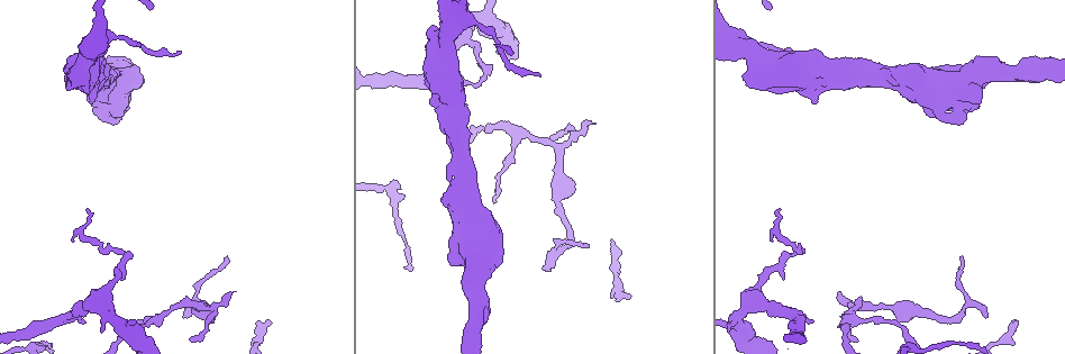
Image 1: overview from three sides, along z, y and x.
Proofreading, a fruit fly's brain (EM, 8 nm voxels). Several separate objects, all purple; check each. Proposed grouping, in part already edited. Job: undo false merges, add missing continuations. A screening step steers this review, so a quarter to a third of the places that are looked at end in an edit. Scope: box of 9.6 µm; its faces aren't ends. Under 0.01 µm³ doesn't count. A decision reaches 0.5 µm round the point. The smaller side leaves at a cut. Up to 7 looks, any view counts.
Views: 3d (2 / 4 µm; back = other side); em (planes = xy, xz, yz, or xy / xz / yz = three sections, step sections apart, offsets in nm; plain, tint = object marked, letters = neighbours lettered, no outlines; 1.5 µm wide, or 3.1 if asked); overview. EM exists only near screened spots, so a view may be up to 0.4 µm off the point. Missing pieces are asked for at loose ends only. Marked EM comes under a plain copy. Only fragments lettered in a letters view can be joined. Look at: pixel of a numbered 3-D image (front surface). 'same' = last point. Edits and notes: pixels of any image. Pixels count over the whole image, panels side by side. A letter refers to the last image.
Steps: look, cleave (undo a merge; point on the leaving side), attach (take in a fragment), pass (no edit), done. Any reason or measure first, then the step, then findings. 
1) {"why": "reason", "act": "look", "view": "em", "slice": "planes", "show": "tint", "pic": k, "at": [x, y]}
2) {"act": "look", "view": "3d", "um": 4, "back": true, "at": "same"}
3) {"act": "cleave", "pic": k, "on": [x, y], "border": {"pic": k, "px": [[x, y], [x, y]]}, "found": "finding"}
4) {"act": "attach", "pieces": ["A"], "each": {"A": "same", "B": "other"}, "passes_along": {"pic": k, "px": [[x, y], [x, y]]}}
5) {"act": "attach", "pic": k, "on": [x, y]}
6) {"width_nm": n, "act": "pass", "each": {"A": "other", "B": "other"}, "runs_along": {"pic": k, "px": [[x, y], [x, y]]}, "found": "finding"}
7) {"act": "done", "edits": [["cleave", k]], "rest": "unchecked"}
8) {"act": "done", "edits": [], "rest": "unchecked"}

{"why": "thin end", "act": "look", "view": "em", "slice": "xy", "step": 4, "show": "tint", "pic": 1, "at": [985, 316]}

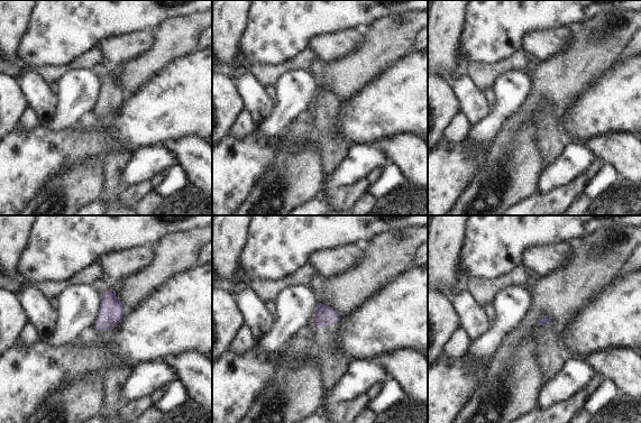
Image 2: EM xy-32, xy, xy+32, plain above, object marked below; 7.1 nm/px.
{"act": "look", "view": "em", "slice": "yz", "step": 4, "show": "letters", "at": "same"}

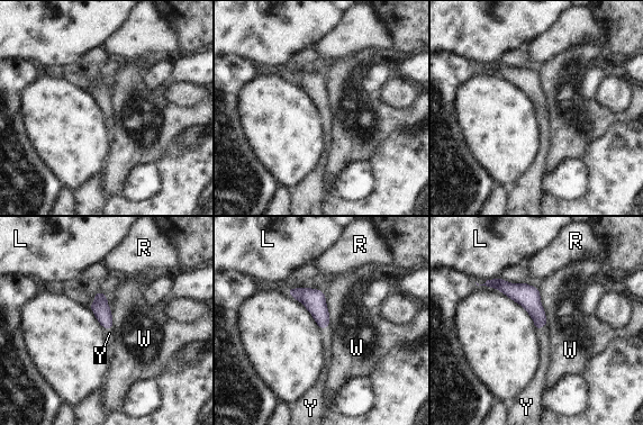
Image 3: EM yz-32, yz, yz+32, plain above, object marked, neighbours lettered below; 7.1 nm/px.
{"longest_contact_nm": ["W", 260], "act": "attach", "pieces": ["Y"], "each": {"L": "other", "R": "other", "W": "other", "Y": "same"}, "passes_along": {"pic": 3, "px": [[528, 297], [542, 326], [543, 333]]}, "found": "the cell continues"}

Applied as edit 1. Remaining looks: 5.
{"why": "a narrow waist", "act": "look", "view": "3d", "um": 4, "pic": 1, "at": [137, 319]}

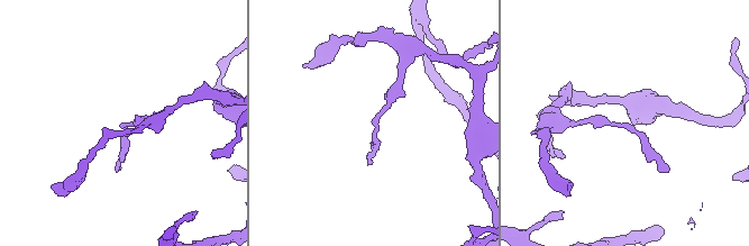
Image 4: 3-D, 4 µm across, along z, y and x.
{"act": "look", "view": "em", "slice": "yz", "step": 8, "show": "tint", "pic": 4, "at": [376, 116]}

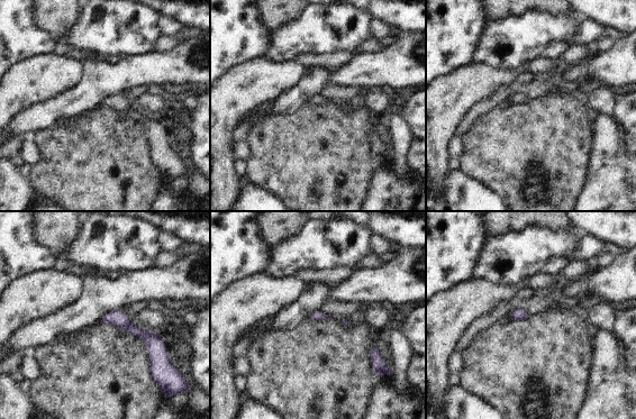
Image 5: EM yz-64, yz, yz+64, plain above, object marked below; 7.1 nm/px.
{"why": "cut it another way", "act": "look", "view": "em", "slice": "planes", "show": "letters", "at": "same"}

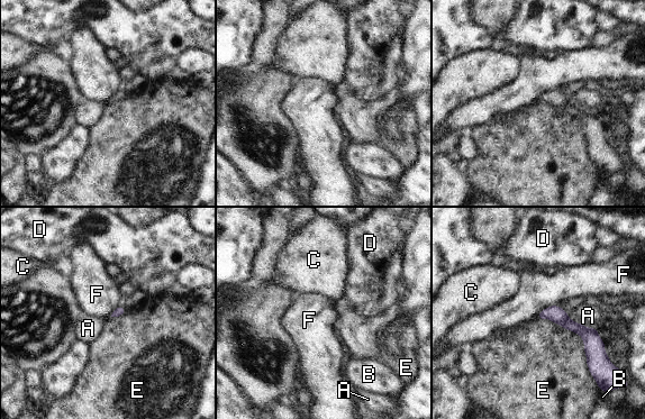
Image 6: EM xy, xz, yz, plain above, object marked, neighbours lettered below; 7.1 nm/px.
{"act": "pass", "each": {"A": "other", "B": "other", "C": "other", "D": "other", "E": "other", "F": "other"}, "border": {"pic": 6, "px": [[563, 327], [581, 337], [591, 373]]}, "found": "one cell here"}

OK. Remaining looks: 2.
{"why": "thin end", "act": "look", "view": "3d", "um": 2, "pic": 1, "at": [842, 293]}

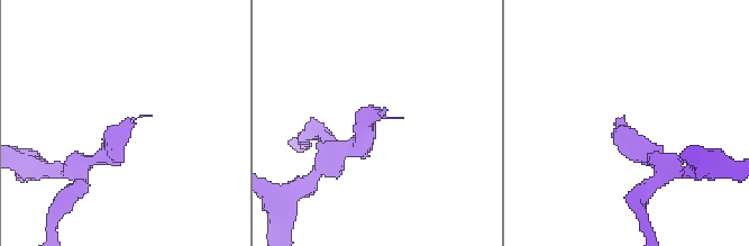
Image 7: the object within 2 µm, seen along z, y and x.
{"why": "need the tissue", "act": "look", "view": "em", "slice": "planes", "show": "letters", "pic": 7, "at": [377, 118]}

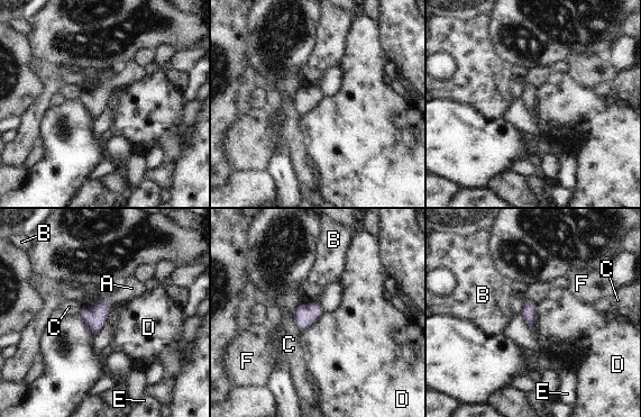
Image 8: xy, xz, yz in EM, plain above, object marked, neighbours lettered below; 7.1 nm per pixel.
{"act": "attach", "pieces": ["A"], "each": {"A": "same", "B": "other", "C": "other", "D": "other", "E": "other", "F": "other"}, "passes_along": {"pic": 8, "px": [[94, 316], [108, 306], [131, 288]]}, "found": "the cell continues"}

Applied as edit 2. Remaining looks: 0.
{"act": "done", "edits": [["attach", 3], ["attach", 8]], "rest": "unchecked"}

